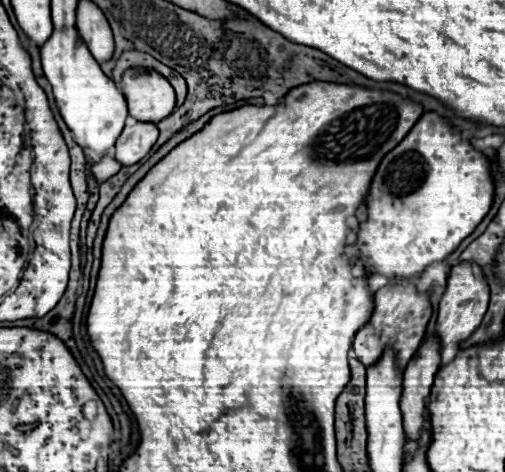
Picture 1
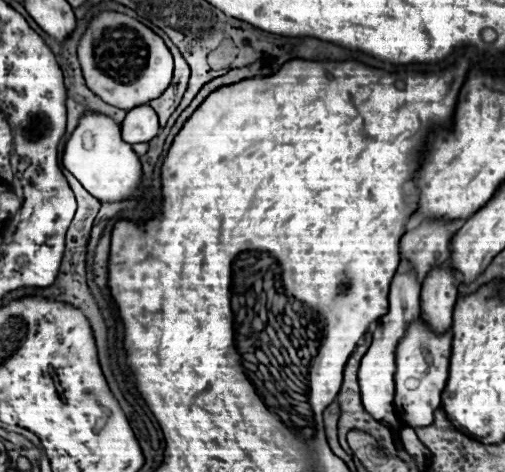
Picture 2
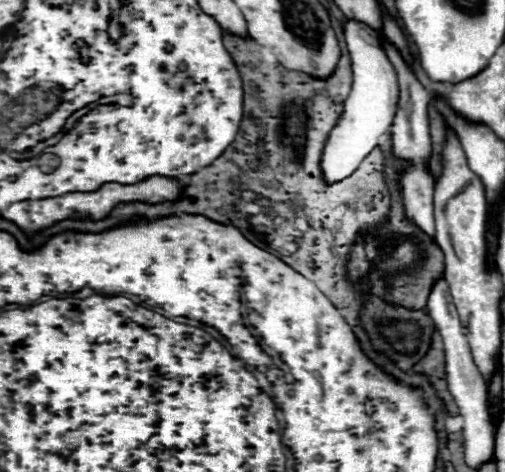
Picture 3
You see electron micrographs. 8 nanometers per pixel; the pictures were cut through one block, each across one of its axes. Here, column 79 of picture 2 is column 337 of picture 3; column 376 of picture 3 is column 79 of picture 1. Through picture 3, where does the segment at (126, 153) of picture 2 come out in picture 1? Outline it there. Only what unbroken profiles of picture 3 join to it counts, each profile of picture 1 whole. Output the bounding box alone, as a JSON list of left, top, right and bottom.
[40,30,128,158]

